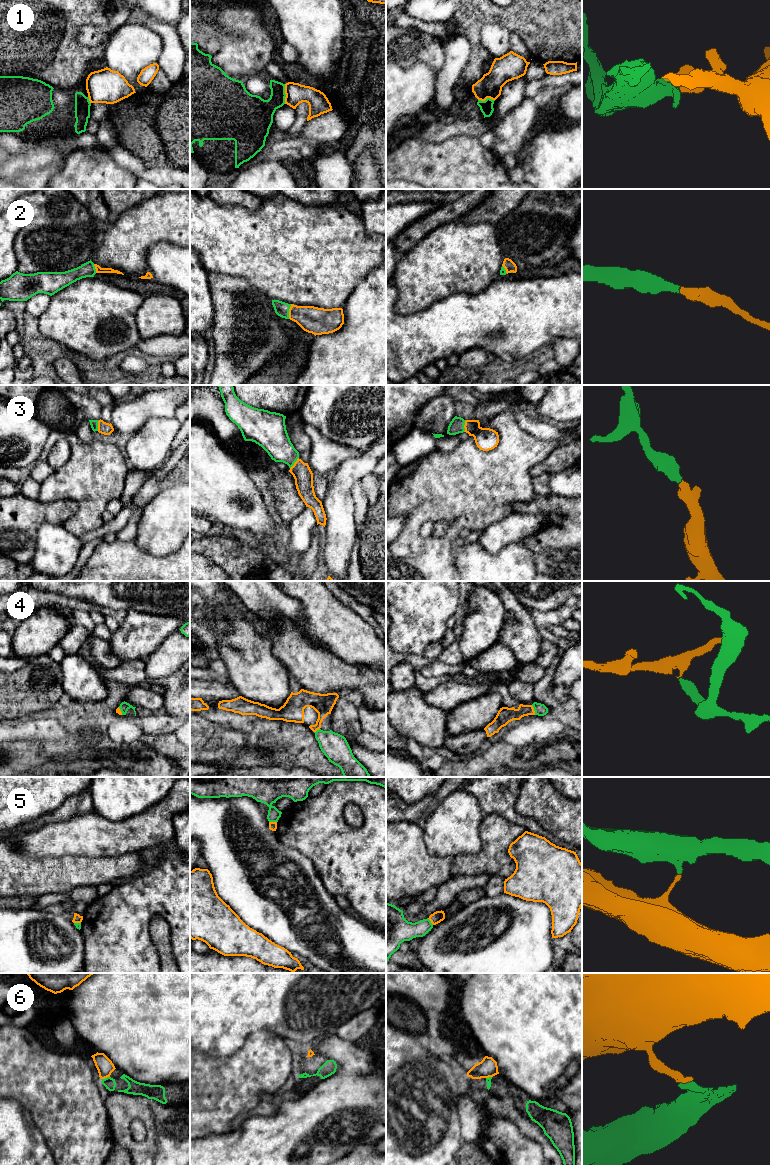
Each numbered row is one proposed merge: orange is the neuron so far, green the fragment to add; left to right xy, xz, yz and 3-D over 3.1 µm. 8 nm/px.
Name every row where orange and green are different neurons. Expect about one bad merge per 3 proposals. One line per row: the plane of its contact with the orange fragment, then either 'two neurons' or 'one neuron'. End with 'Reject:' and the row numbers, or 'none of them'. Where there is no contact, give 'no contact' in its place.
1: xz | two neurons
2: xz | one neuron
3: yz | one neuron
4: yz | one neuron
5: xz | two neurons
6: xy | two neurons
Reject: 1, 5, 6

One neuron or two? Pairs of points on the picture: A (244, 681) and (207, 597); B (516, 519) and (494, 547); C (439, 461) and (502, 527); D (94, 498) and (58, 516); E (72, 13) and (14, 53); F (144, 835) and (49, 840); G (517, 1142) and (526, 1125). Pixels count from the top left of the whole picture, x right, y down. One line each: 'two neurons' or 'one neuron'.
A: one neuron
B: one neuron
C: two neurons
D: two neurons
E: one neuron
F: one neuron
G: two neurons

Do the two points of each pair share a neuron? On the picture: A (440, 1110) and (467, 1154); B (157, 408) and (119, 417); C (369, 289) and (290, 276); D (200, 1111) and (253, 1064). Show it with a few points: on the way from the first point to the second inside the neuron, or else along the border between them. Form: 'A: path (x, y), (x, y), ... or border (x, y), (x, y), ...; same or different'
A: border (463, 1141), (456, 1154); different
B: path (148, 408), (142, 408), (128, 417); same
C: border (371, 270), (342, 307); different
D: path (213, 1098), (224, 1087), (232, 1085), (240, 1077); same

